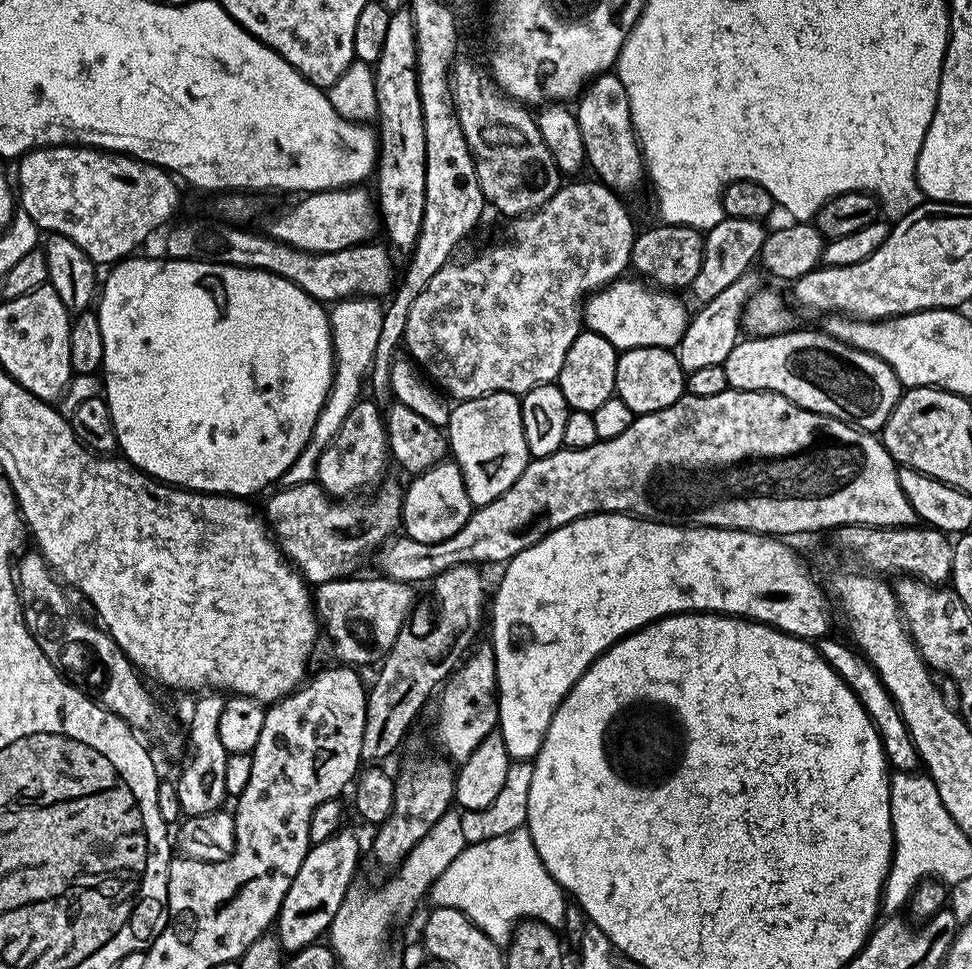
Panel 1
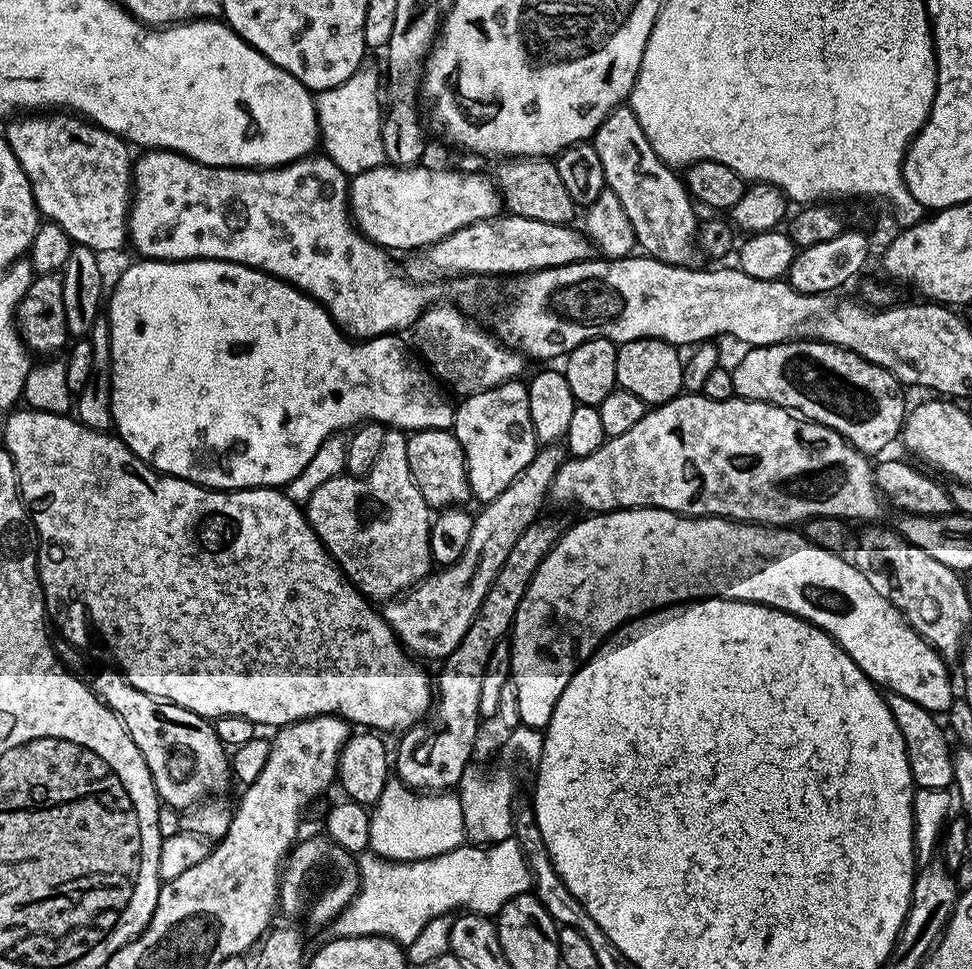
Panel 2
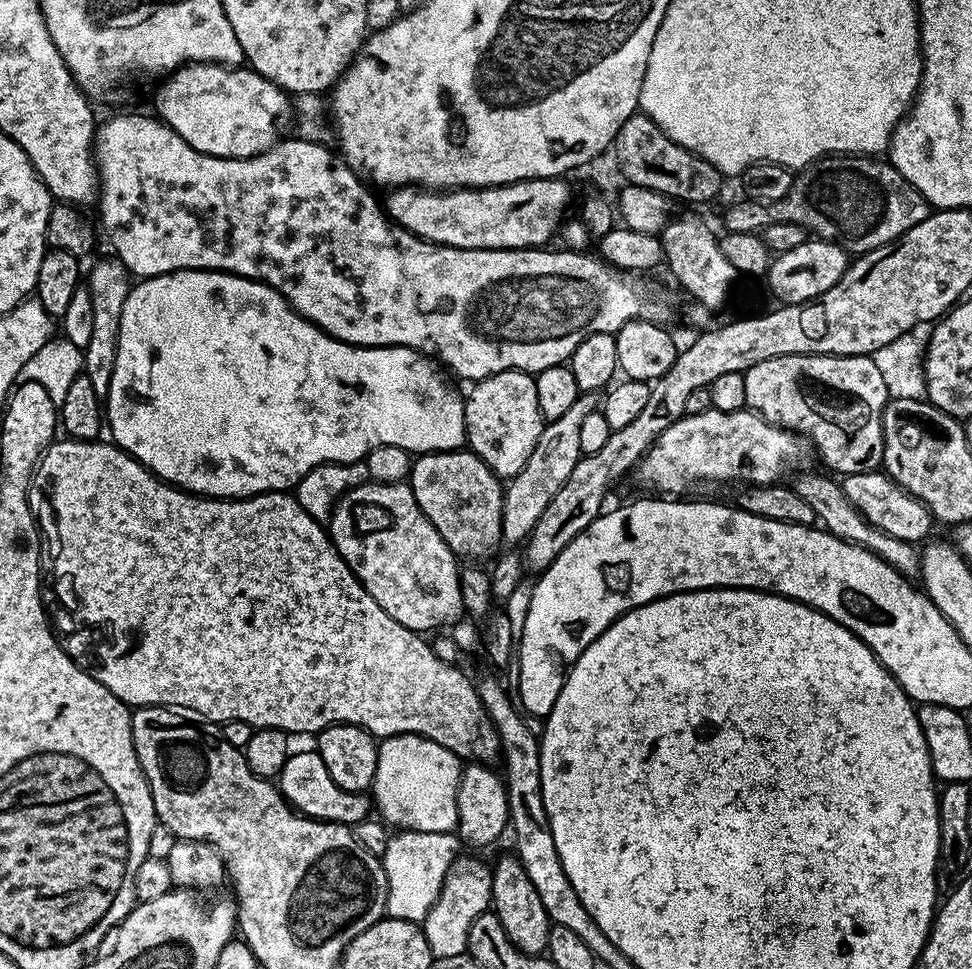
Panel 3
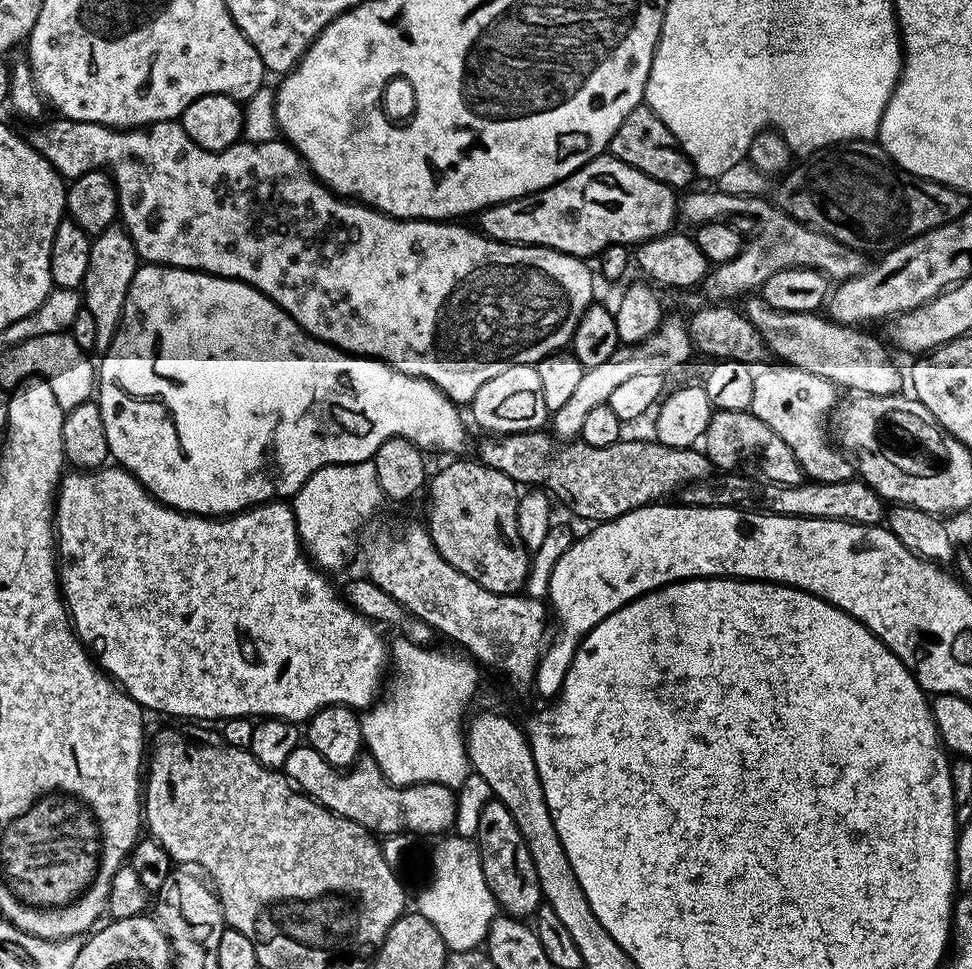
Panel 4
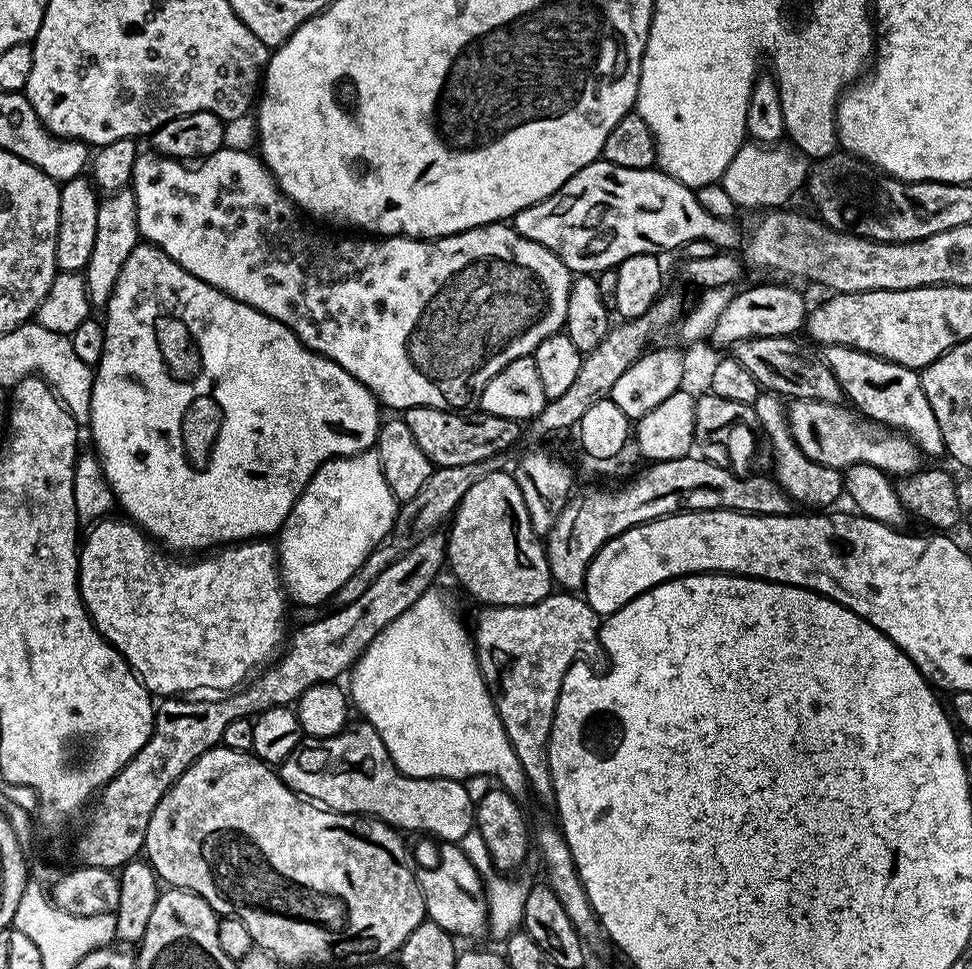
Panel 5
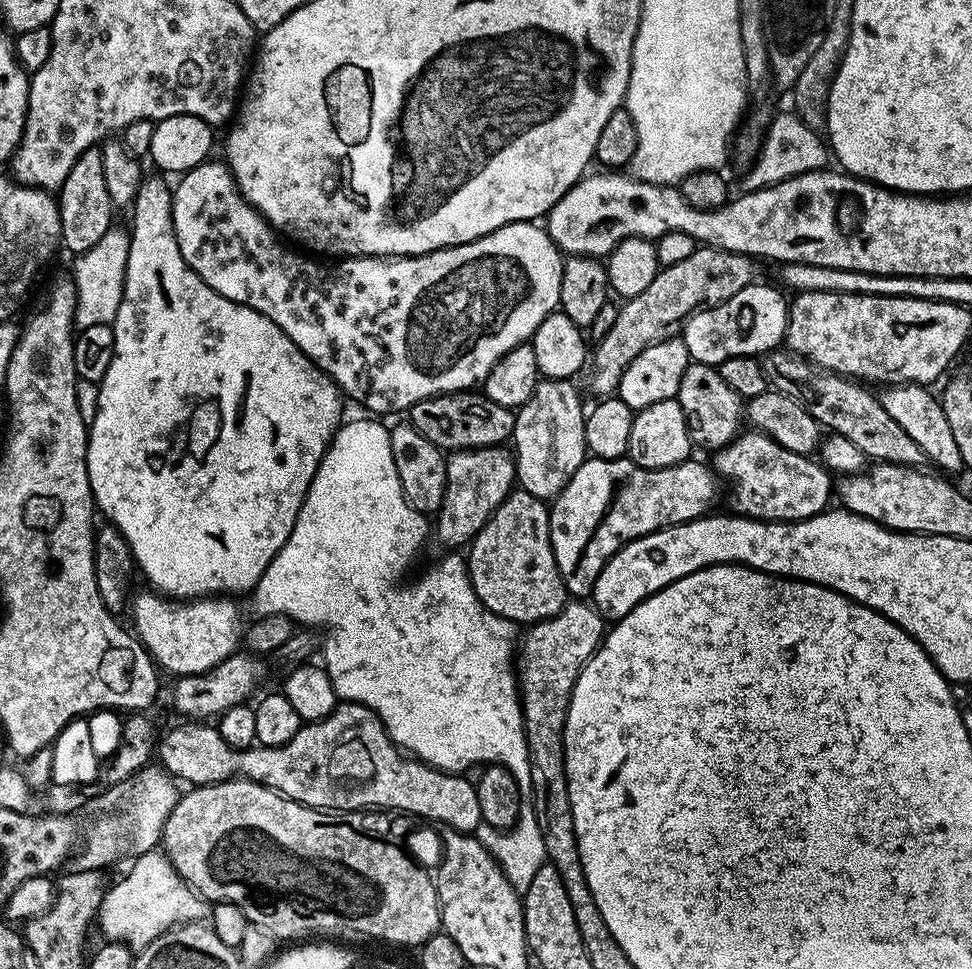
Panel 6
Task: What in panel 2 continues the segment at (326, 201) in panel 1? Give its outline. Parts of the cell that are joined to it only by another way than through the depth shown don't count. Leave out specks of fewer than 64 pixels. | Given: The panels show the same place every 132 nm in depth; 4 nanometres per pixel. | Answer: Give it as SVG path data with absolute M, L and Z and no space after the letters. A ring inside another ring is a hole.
M381 166L351 177L348 186L348 210L353 224L370 242L374 242L380 248L397 248L398 251L404 252L403 254L408 254L454 234L454 230L462 230L462 226L492 220L501 215L500 189L491 175L479 176L476 172L443 172L440 168L424 167Z

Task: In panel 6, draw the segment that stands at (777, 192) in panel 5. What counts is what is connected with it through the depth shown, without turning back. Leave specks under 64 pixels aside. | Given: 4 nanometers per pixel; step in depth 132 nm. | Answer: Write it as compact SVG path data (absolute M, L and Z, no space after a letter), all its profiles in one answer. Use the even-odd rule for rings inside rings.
M795 111L780 112L769 119L764 134L764 147L744 176L744 192L756 188L769 188L783 180L801 176L807 172L819 172L830 164L830 148L825 137L817 129L811 128Z

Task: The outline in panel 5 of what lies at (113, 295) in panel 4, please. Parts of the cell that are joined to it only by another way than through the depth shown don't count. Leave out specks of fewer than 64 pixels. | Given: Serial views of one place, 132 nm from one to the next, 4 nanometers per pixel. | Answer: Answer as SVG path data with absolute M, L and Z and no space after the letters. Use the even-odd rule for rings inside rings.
M131 187L105 195L98 206L98 231L94 237L94 254L90 254L90 262L86 269L88 299L93 305L107 305L118 282L118 274L122 274L122 266L126 266L126 258L130 258L130 250L136 248L140 239L138 206L136 195L133 194Z

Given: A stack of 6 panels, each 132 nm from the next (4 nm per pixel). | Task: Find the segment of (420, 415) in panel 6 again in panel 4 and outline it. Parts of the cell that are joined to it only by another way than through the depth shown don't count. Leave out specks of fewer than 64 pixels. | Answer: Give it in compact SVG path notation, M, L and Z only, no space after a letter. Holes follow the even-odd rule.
M544 430L481 437L474 453L479 463L506 474L517 485L543 486L574 515L591 522L613 520L635 508L663 501L671 492L679 493L690 484L709 479L714 472L710 458L699 447L674 448L655 438L621 438L610 446L595 448L583 442L557 442Z

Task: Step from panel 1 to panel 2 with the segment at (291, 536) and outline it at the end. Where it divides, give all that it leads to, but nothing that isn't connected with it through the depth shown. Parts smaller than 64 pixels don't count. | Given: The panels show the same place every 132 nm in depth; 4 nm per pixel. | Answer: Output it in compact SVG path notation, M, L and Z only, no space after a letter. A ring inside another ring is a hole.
M388 428L382 438L382 450L365 476L341 474L330 478L330 482L322 482L322 486L310 494L306 505L306 515L314 534L318 534L325 550L334 557L350 583L372 602L387 602L399 597L415 588L434 568L430 550L430 509L410 474L407 445L408 436L401 429Z

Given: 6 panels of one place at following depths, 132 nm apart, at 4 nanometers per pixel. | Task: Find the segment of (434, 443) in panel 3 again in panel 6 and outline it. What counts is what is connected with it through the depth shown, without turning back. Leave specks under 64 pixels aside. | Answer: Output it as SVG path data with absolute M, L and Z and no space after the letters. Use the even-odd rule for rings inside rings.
M155 174L141 179L138 194L134 198L130 215L132 228L128 237L128 257L126 258L126 278L122 302L111 326L114 330L114 358L106 378L98 385L96 396L96 417L91 417L88 429L88 477L92 487L92 498L97 509L104 511L103 519L112 524L126 538L132 551L136 567L149 580L157 593L177 600L194 600L221 594L236 594L255 589L262 578L266 566L286 546L290 530L302 510L302 502L308 493L310 482L320 465L320 459L332 443L337 428L342 423L340 400L342 393L324 371L270 318L250 306L230 302L222 298L218 290L206 286L200 275L182 258L178 250L178 238L174 234L172 221L173 189L165 177Z

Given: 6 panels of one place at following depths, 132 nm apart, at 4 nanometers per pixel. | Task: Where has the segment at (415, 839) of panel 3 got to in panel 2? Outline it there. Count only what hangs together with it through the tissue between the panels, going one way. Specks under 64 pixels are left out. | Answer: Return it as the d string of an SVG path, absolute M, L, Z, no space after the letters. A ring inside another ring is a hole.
M509 838L487 846L461 846L446 854L425 856L422 860L393 862L369 850L359 853L360 891L352 903L344 909L334 922L336 936L389 936L401 946L410 945L423 927L431 919L457 910L467 910L481 914L495 914L510 898L529 891L532 875L524 861L522 846L514 838Z

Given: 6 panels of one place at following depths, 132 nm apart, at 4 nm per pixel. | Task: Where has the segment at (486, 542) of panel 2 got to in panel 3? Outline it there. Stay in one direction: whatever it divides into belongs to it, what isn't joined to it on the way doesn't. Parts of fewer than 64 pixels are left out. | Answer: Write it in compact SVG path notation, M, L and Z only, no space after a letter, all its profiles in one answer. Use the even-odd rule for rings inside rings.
M584 394L574 402L574 406L570 406L570 410L566 410L566 414L562 414L562 418L545 423L530 458L526 458L526 466L522 466L522 470L518 470L518 474L509 479L504 488L500 531L505 545L516 546L516 543L519 545L527 541L538 518L542 518L542 510L550 506L550 498L554 498L554 494L562 490L566 478L570 478L570 470L574 470L582 455L578 446L578 434L582 431L582 422L586 414L597 411L597 408L597 397Z

